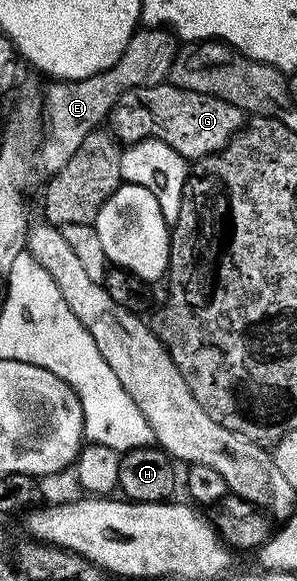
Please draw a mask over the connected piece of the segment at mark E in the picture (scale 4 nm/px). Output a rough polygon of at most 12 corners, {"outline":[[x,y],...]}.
{"outline":[[133,32],[90,78],[52,82],[38,164],[74,158],[86,134],[135,88],[167,81],[178,40]]}

